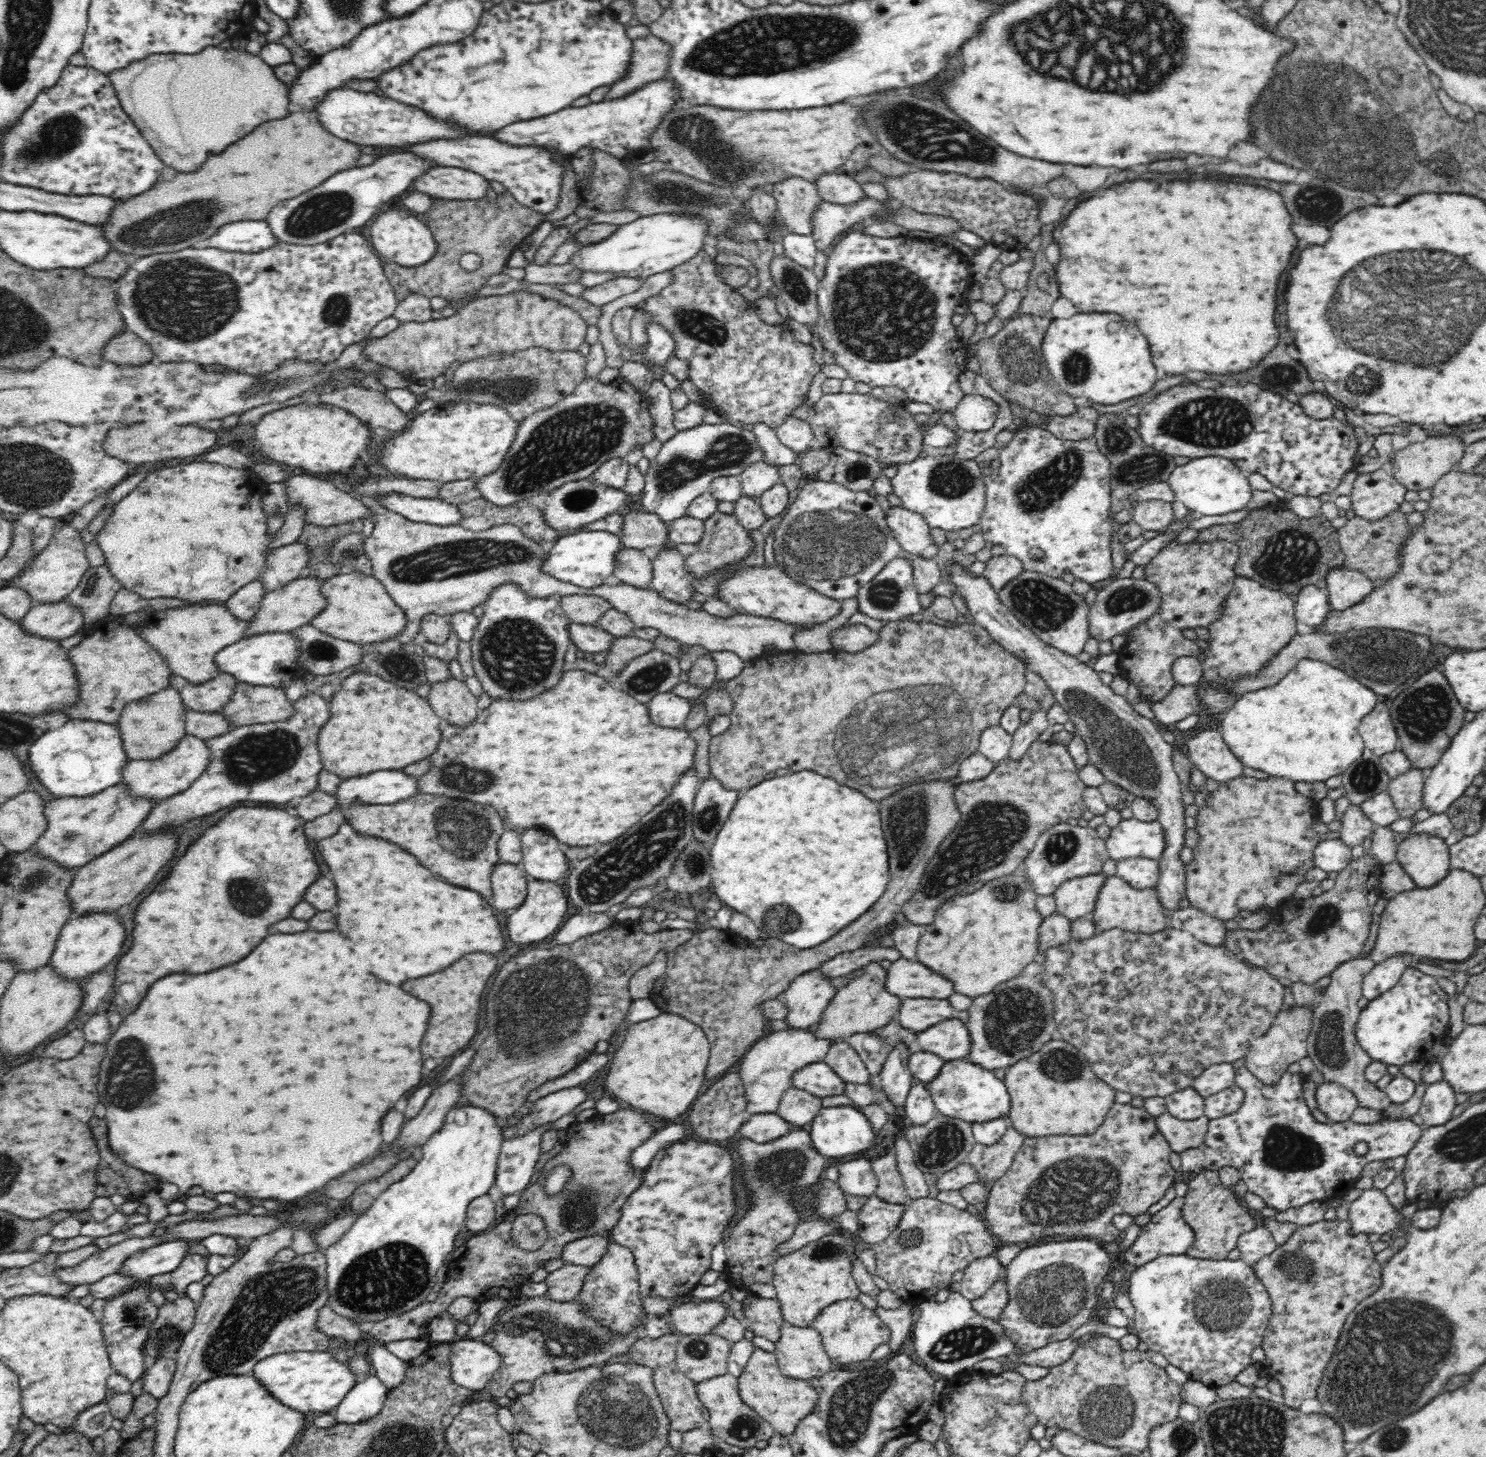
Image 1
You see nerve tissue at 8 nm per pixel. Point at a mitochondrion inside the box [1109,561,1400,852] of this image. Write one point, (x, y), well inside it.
(1365, 779)

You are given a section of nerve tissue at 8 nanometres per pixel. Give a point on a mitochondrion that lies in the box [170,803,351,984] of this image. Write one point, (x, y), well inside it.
(248, 897)

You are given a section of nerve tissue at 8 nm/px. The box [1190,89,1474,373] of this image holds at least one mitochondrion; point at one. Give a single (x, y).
(1319, 202)

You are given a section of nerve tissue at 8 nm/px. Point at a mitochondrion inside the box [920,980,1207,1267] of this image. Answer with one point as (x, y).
(1078, 1192)

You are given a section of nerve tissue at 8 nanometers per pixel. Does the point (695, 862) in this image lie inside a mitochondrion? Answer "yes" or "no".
yes

